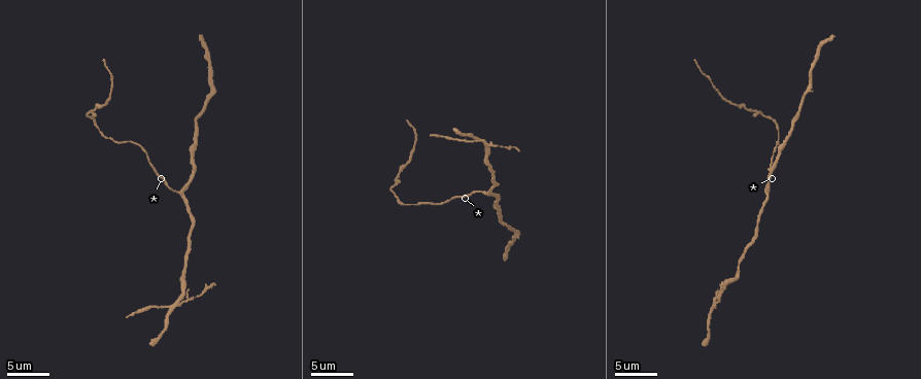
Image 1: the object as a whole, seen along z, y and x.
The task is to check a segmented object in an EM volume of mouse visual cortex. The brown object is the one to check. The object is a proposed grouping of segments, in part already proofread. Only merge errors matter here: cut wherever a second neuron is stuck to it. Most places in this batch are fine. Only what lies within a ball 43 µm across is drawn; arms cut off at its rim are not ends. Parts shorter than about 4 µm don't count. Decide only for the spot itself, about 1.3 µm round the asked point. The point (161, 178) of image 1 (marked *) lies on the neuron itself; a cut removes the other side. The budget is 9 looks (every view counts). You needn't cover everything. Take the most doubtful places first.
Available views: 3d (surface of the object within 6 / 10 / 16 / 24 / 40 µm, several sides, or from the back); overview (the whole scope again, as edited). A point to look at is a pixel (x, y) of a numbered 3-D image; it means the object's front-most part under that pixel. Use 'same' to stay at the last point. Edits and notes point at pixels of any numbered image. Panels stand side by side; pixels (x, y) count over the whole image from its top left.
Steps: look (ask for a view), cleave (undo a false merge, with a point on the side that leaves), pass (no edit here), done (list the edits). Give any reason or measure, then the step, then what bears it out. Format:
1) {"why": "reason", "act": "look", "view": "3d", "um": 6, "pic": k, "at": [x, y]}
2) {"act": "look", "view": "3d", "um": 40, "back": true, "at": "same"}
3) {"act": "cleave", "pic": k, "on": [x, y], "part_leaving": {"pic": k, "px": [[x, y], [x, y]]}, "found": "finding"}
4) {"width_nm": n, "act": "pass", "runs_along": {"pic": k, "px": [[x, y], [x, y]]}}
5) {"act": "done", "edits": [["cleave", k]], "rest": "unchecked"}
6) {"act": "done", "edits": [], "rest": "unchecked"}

{"why": "branch point", "act": "look", "view": "3d", "um": 10, "pic": 1, "at": [183, 193]}

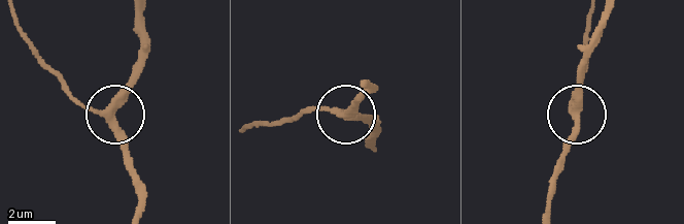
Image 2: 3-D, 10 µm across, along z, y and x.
{"why": "other side", "act": "look", "view": "3d", "um": 10, "back": true, "pic": 2, "at": [578, 113]}

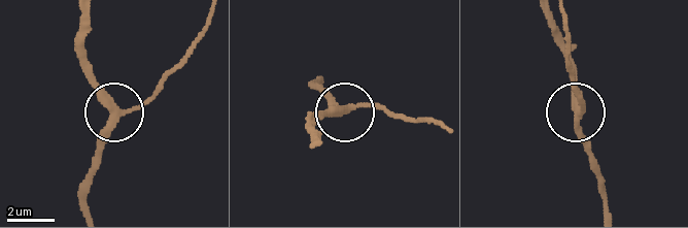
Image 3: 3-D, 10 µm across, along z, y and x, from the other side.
{"arms": 3, "act": "pass", "found": "one neuron here"}

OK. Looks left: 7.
{"why": "two arms in line, one across", "act": "look", "view": "3d", "um": 16, "pic": 1, "at": [712, 310]}

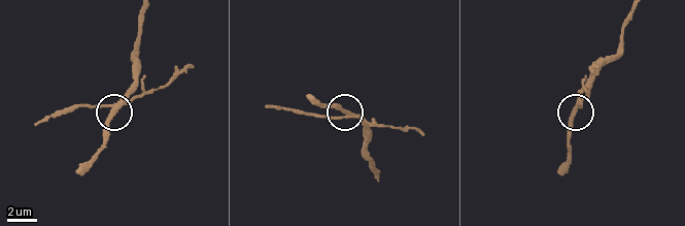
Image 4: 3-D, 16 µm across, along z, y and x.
{"width_nm": 250, "act": "cleave", "pic": 4, "on": [99, 108], "part_leaving": {"pic": 4, "px": [[121, 103], [70, 107], [44, 116], [35, 125]]}, "found": "two neurons meet here"}

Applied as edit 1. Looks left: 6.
{"act": "look", "view": "overview"}

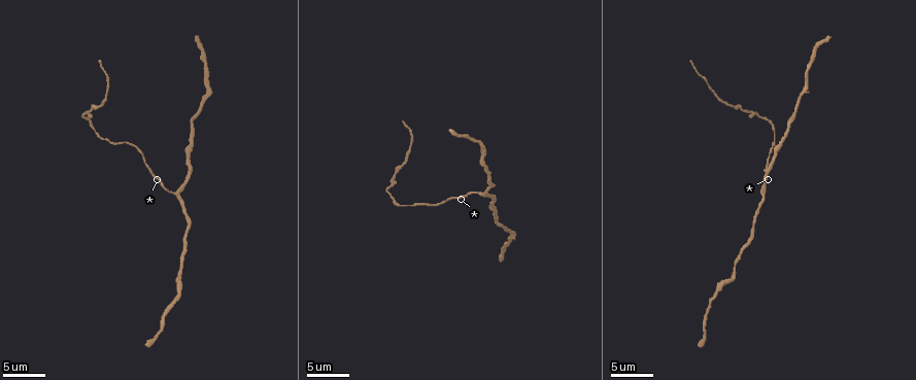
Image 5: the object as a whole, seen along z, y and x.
{"why": "thick turns thin", "act": "look", "view": "3d", "um": 6, "pic": 5, "at": [483, 166]}

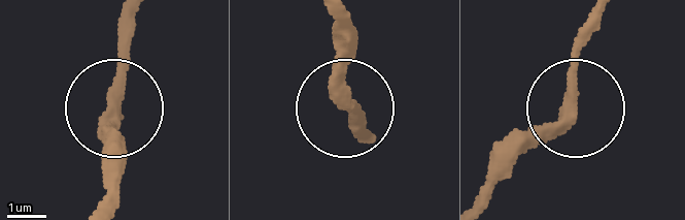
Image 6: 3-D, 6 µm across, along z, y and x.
{"act": "pass", "found": "one neuron here"}

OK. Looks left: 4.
{"why": "thick turns thin", "act": "look", "view": "3d", "um": 16, "pic": 5, "at": [393, 176]}

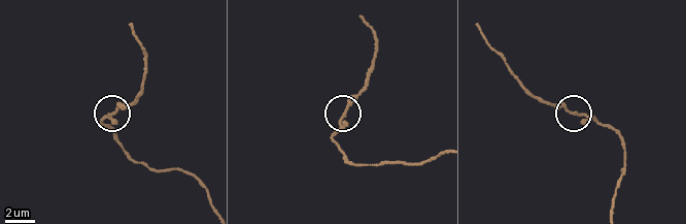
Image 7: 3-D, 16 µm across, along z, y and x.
{"width_nm": 190, "act": "pass", "runs_along": {"pic": 7, "px": [[613, 212], [624, 173], [622, 141], [587, 114], [547, 104]]}, "found": "continuous, no second neuron"}

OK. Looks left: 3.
{"act": "done", "edits": [["cleave", 4]], "rest": "unchecked"}

